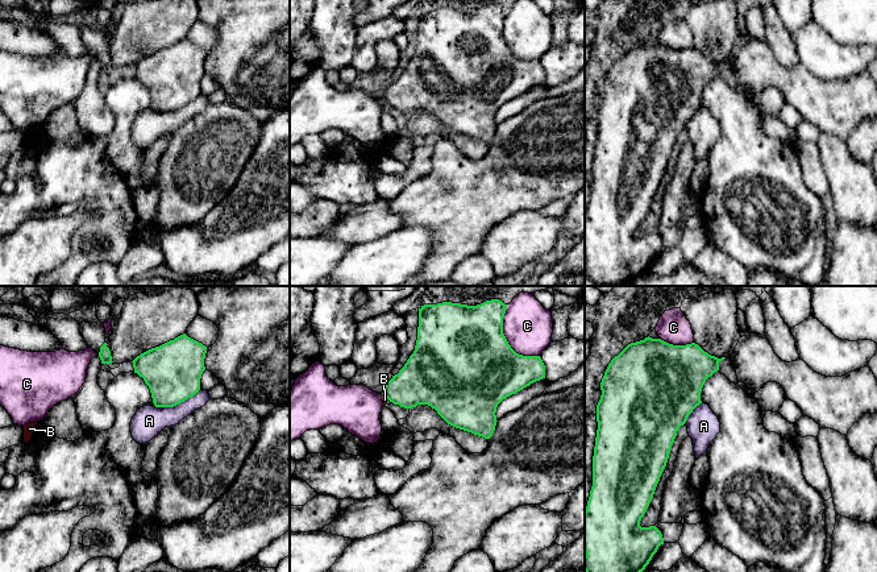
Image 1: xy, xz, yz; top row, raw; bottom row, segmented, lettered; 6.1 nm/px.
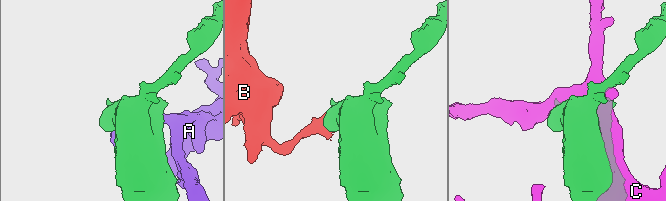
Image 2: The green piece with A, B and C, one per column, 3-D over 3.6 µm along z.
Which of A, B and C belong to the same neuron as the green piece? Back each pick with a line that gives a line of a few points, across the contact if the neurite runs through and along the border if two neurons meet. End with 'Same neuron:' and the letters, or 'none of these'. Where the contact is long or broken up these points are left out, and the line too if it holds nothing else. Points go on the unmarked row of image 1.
Same neuron: none of these

